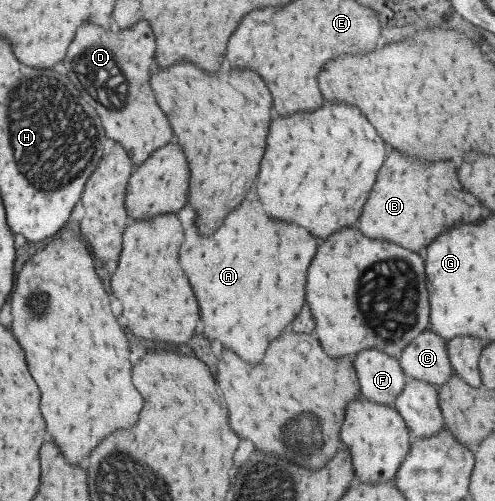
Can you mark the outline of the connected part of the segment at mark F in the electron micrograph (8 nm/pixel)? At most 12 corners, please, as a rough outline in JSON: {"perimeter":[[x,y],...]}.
{"perimeter":[[364,349],[353,360],[360,393],[394,407],[406,384],[398,358]]}

